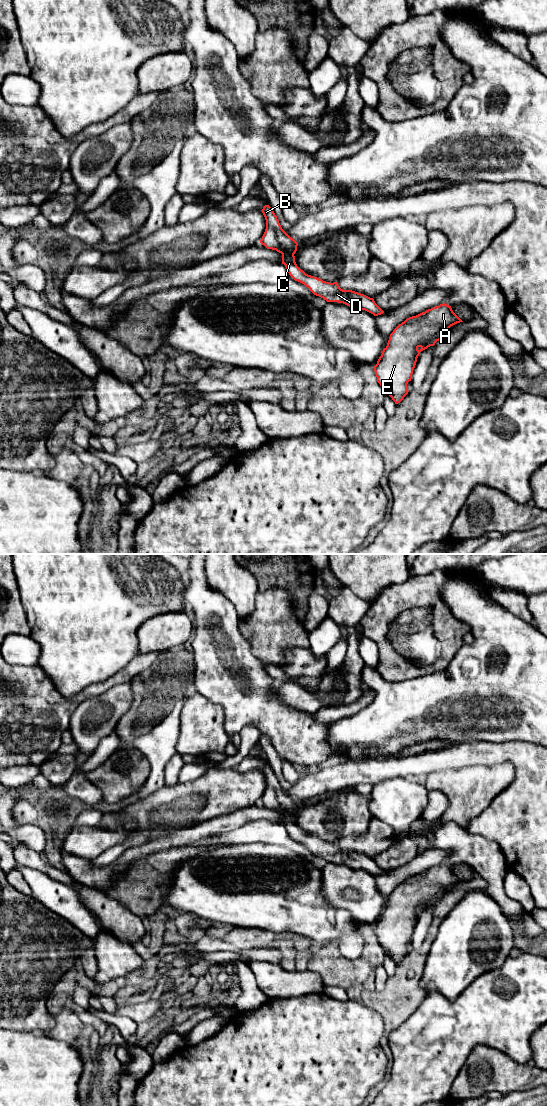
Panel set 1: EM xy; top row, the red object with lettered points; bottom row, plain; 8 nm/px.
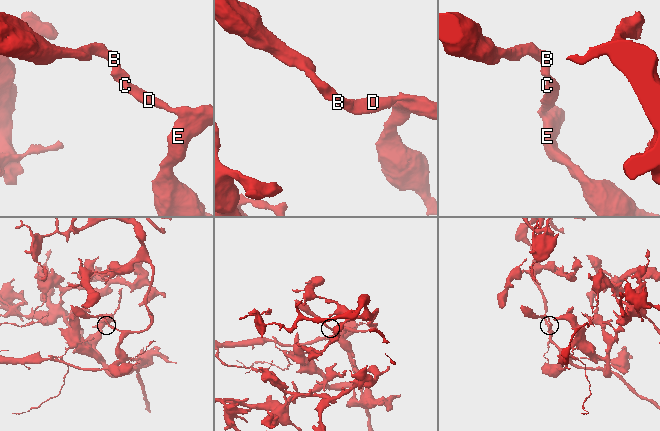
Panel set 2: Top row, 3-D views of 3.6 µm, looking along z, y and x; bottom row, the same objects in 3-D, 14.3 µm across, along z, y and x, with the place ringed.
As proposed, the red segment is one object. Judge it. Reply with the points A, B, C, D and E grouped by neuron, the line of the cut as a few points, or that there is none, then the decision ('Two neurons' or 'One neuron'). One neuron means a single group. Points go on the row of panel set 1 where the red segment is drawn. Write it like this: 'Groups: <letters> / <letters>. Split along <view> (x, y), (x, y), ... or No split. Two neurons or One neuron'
Groups: A B C D E. No split. One neuron

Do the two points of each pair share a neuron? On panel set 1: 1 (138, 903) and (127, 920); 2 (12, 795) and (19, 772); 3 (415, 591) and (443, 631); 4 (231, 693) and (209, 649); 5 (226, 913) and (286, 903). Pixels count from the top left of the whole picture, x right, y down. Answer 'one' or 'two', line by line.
1: two
2: two
3: one
4: one
5: one

